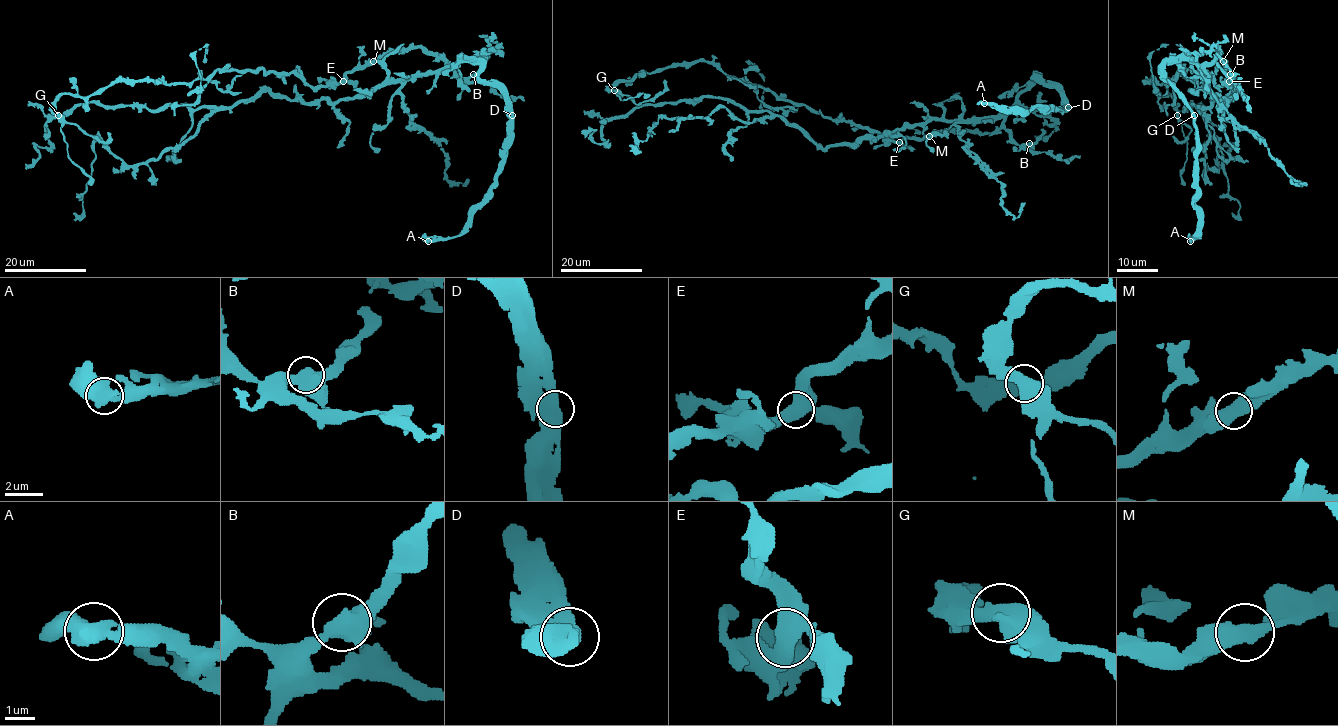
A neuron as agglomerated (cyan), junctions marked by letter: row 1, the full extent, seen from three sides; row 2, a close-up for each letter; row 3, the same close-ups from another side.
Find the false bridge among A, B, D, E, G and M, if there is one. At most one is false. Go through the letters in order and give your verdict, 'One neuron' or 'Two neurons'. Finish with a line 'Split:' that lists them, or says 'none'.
A: One neuron
B: One neuron
D: One neuron
E: One neuron
G: One neuron
M: One neuron
Split: none

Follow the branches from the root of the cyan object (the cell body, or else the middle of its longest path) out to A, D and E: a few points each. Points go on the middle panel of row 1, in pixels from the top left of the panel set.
A: (998, 128), (1008, 109), (1035, 76), (1059, 92), (1065, 109), (1018, 111), (984, 103)
D: (998, 128), (1008, 109), (1035, 76), (1052, 85), (1068, 107)
E: (998, 128), (984, 133), (937, 131), (922, 139), (899, 142)

